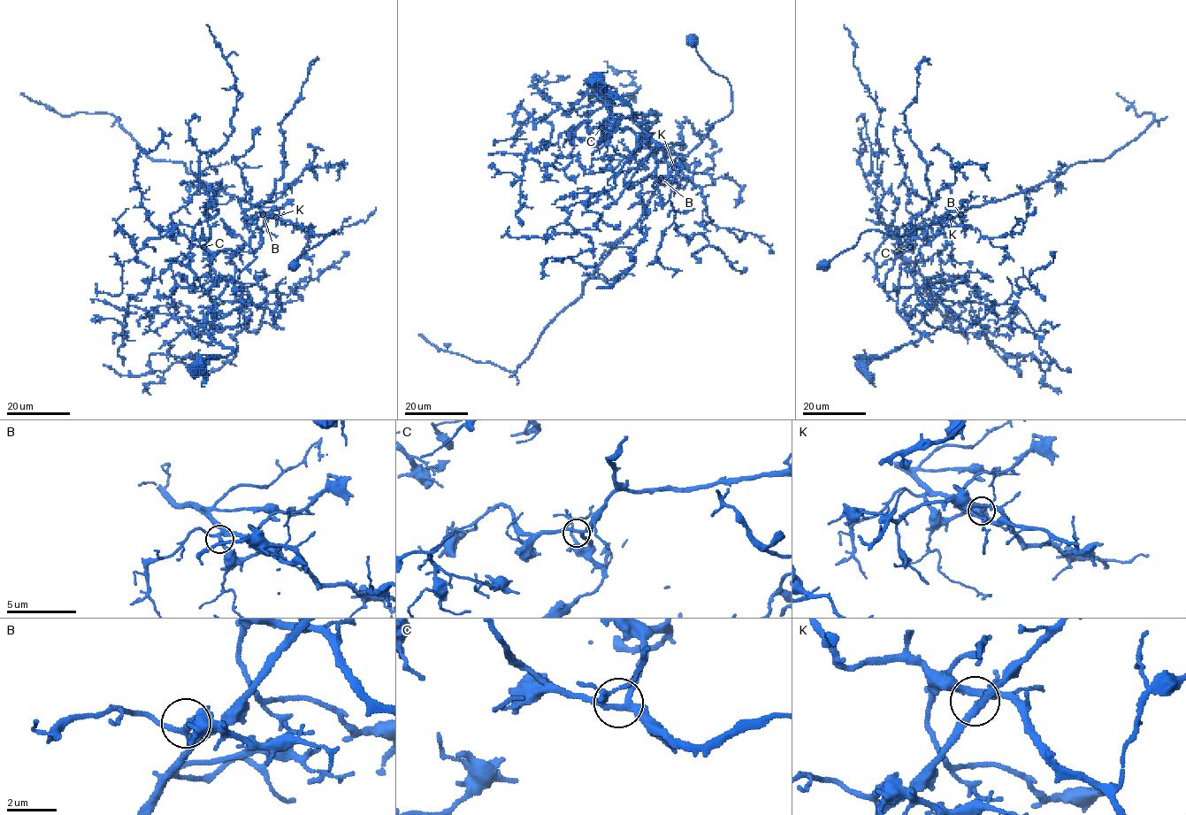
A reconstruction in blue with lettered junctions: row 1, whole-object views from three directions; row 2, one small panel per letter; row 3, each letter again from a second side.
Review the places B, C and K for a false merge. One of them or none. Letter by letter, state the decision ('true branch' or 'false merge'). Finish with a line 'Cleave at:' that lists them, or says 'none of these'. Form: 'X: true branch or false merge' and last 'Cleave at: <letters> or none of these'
B: true branch
C: true branch
K: false merge
Cleave at: K

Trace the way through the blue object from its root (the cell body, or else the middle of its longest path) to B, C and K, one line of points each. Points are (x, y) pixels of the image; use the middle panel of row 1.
B: (596, 80), (631, 110), (610, 138), (612, 114), (654, 133), (654, 158), (673, 167), (661, 178)
C: (596, 80), (604, 93), (623, 100), (631, 110), (610, 138), (613, 115), (606, 102), (614, 103), (601, 127)
K: (596, 80), (631, 110), (610, 138), (612, 114), (631, 116), (654, 133), (648, 139), (654, 158), (673, 167)

